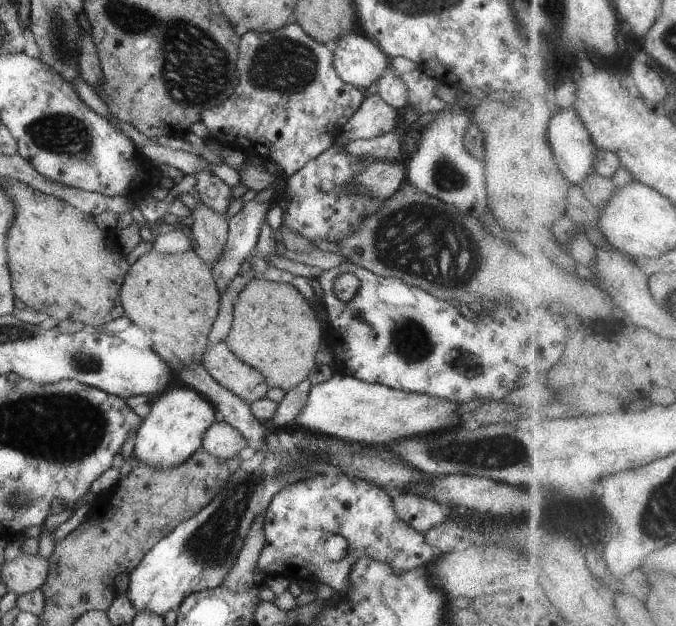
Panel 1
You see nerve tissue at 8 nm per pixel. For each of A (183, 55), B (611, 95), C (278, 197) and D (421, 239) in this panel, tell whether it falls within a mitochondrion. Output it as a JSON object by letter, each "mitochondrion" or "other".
{"A":"mitochondrion","B":"other","C":"other","D":"mitochondrion"}

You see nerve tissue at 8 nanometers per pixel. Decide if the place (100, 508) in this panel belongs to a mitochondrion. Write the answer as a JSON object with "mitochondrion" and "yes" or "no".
{"mitochondrion":"no"}

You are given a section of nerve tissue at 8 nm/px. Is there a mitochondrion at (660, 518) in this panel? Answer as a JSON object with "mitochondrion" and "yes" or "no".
{"mitochondrion":"yes"}

